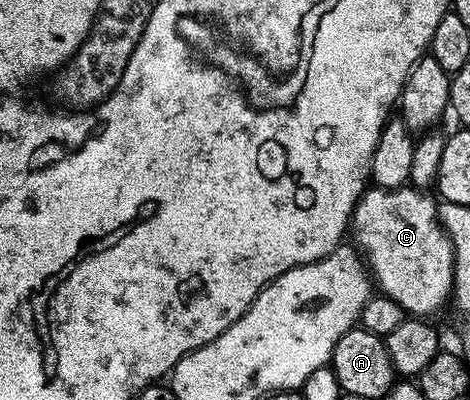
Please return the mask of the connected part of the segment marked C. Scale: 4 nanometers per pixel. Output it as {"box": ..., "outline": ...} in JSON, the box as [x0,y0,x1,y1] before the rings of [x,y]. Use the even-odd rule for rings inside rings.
{"box":[349,187,454,319],"outline":[[[377,187],[367,188],[361,199],[356,203],[354,214],[350,217],[349,236],[352,238],[352,244],[358,250],[365,268],[368,270],[373,284],[376,286],[377,292],[383,297],[392,299],[400,305],[407,315],[413,315],[423,319],[433,318],[433,313],[438,313],[442,308],[447,308],[448,302],[452,297],[454,287],[454,248],[450,242],[449,235],[442,229],[442,225],[438,221],[438,207],[435,198],[429,192],[415,189],[413,187],[403,187],[400,189],[380,189]]]}

